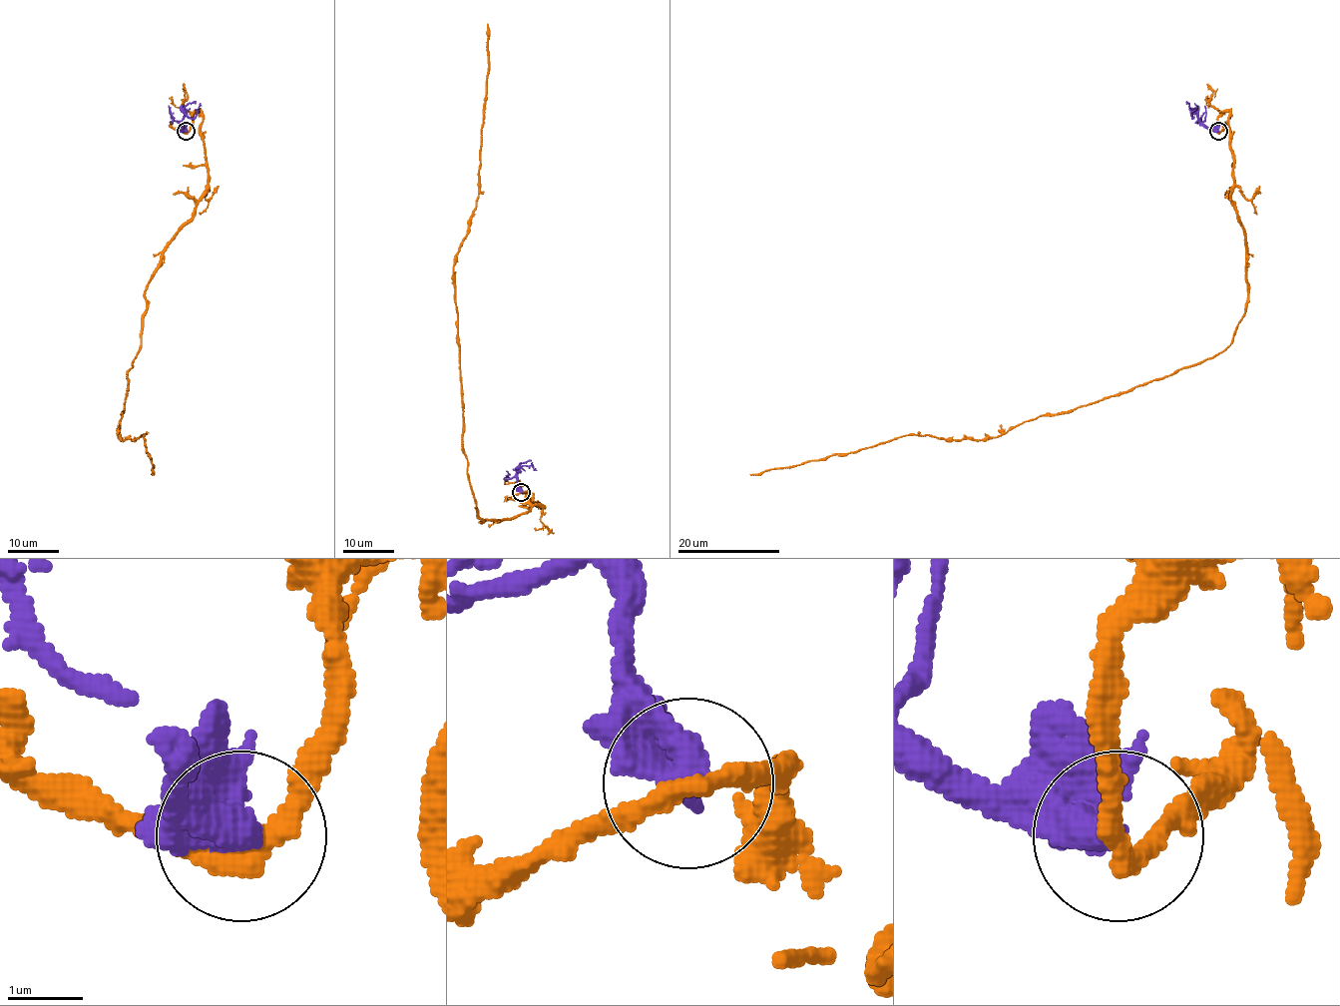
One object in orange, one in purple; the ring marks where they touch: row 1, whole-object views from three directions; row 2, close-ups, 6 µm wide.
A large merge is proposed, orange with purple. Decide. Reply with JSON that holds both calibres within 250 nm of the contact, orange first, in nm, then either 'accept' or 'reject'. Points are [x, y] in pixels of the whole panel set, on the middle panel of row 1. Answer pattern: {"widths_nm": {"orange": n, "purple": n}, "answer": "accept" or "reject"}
{"widths_nm": {"orange": 280, "purple": 360}, "answer": "reject"}

